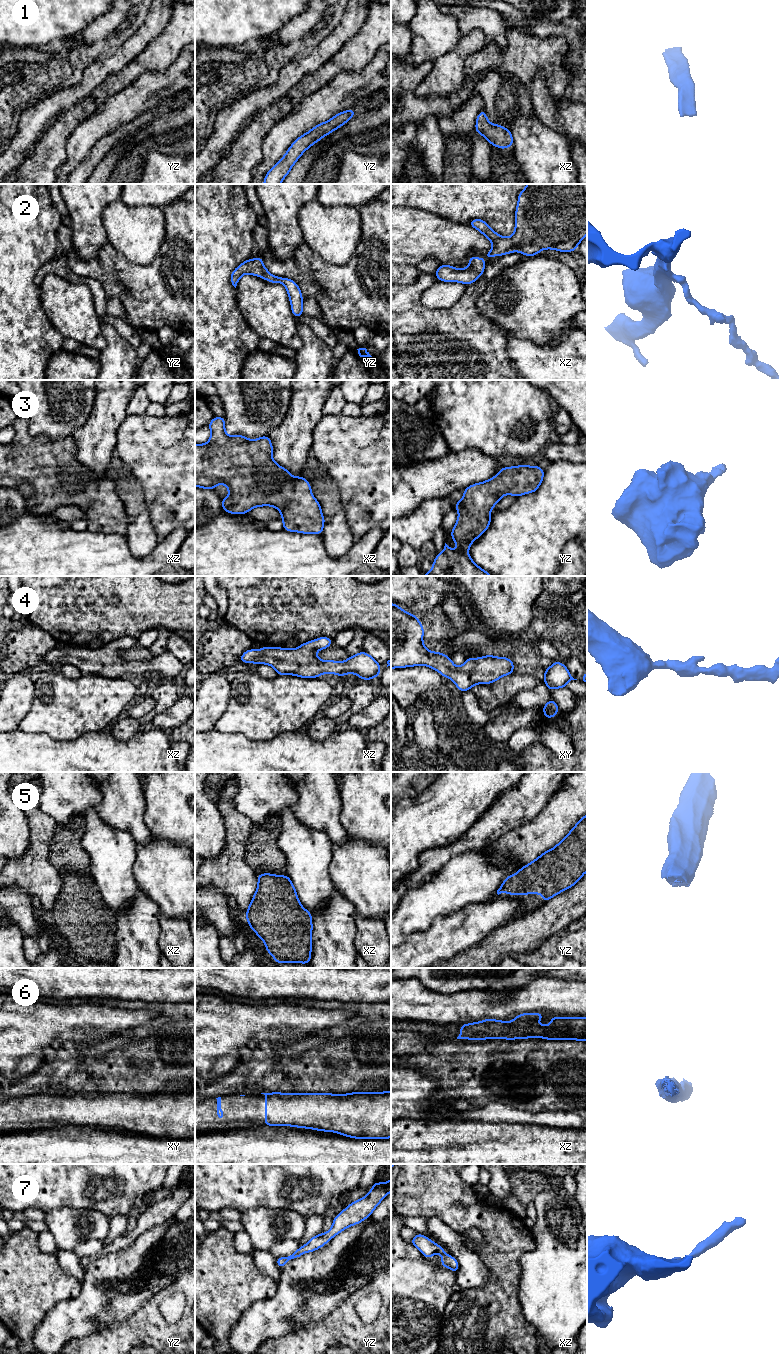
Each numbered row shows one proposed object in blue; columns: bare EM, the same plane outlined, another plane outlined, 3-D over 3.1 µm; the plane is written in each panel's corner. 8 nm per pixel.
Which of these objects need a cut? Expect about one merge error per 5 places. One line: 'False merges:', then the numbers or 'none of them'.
False merges: none of them

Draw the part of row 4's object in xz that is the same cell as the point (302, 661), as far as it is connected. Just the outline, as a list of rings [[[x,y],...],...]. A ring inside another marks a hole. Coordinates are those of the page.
[[[320,637],[303,643],[295,649],[266,647],[260,650],[249,649],[242,654],[239,662],[268,664],[278,675],[295,675],[301,678],[316,678],[324,673],[344,676],[356,674],[363,680],[372,680],[380,674],[380,664],[362,651],[350,656],[346,661],[323,661],[316,656],[317,650],[328,648],[333,639]]]

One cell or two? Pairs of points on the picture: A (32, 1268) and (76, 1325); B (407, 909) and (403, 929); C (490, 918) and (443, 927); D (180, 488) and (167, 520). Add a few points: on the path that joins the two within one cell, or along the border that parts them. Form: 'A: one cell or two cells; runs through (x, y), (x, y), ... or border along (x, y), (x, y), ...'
A: two cells; border along (80, 1292), (74, 1297), (58, 1301), (42, 1318)
B: one cell; runs through (407, 914), (403, 924)
C: one cell; runs through (478, 920), (460, 931), (455, 931)
D: one cell; runs through (177, 496), (168, 512)

